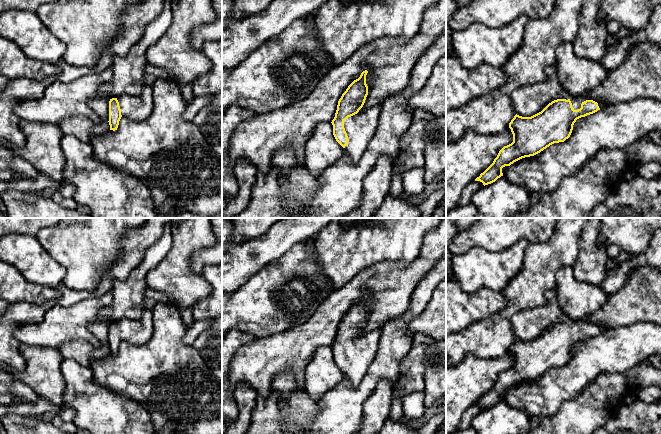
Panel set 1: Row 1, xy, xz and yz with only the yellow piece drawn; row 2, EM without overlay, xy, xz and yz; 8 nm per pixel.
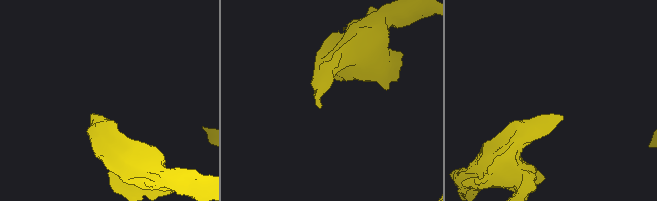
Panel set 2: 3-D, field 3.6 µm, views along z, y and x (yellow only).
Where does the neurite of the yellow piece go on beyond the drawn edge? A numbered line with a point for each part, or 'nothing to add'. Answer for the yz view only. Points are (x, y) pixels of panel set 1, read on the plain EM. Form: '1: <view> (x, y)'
1: yz (639, 300)

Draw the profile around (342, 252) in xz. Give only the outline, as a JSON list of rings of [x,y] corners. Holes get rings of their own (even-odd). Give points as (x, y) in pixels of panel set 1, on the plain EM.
[[[340,218],[331,221],[316,235],[317,257],[323,273],[335,289],[341,288],[360,271],[383,261],[411,263],[418,256],[425,234],[435,229],[441,218],[364,218],[350,228],[344,228]]]

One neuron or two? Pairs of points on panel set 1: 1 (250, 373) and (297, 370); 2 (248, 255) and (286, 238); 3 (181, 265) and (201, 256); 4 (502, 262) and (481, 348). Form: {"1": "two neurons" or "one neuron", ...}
{"1": "one neuron", "2": "one neuron", "3": "two neurons", "4": "two neurons"}

